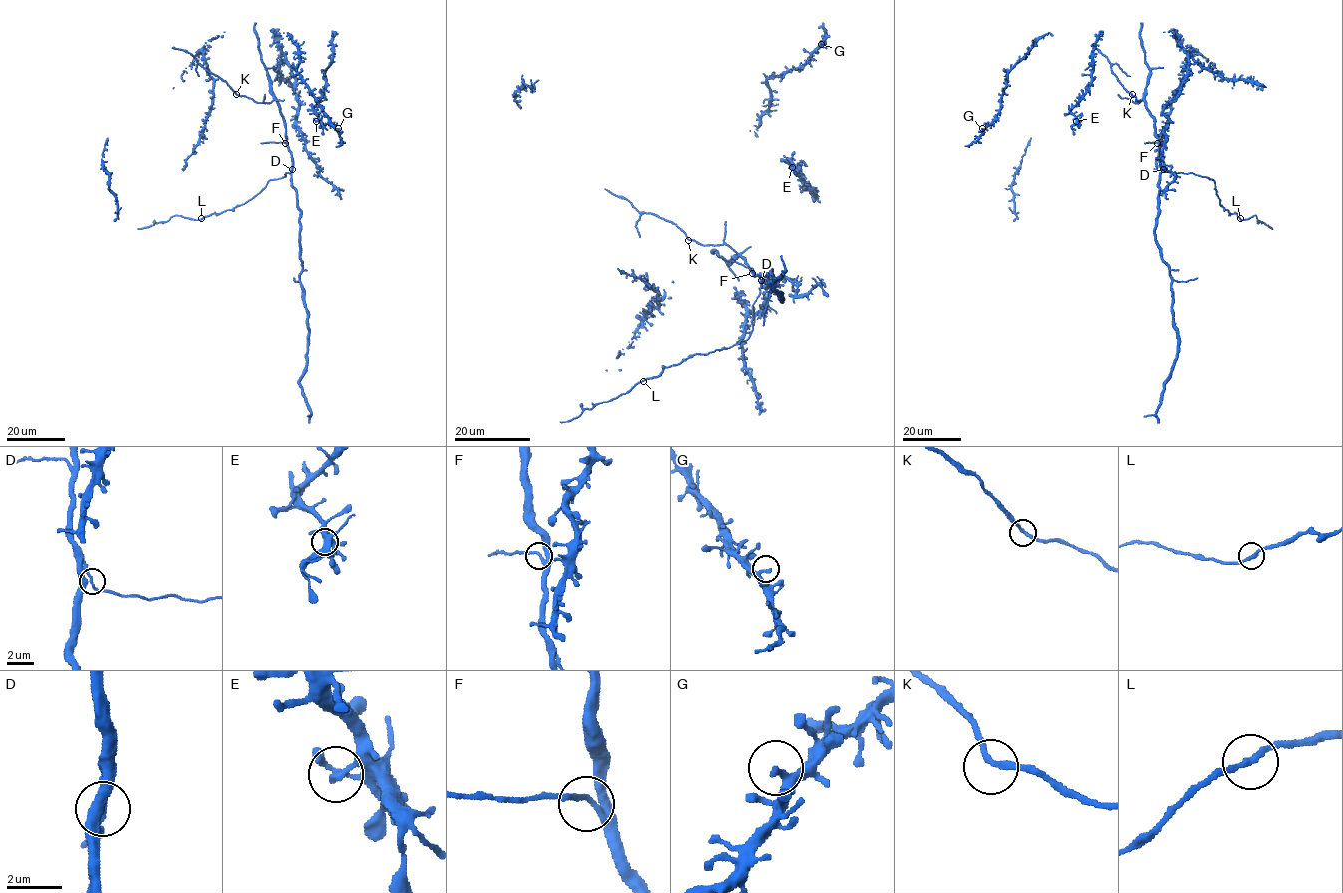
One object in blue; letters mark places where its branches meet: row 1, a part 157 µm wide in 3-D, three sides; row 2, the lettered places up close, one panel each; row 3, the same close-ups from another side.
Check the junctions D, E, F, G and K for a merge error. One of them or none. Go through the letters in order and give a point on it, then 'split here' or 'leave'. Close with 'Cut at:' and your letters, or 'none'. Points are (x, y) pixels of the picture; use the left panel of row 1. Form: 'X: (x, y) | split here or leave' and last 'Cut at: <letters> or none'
D: (292, 169) | leave
E: (316, 121) | leave
F: (285, 143) | leave
G: (338, 128) | leave
K: (236, 94) | leave
Cut at: none

